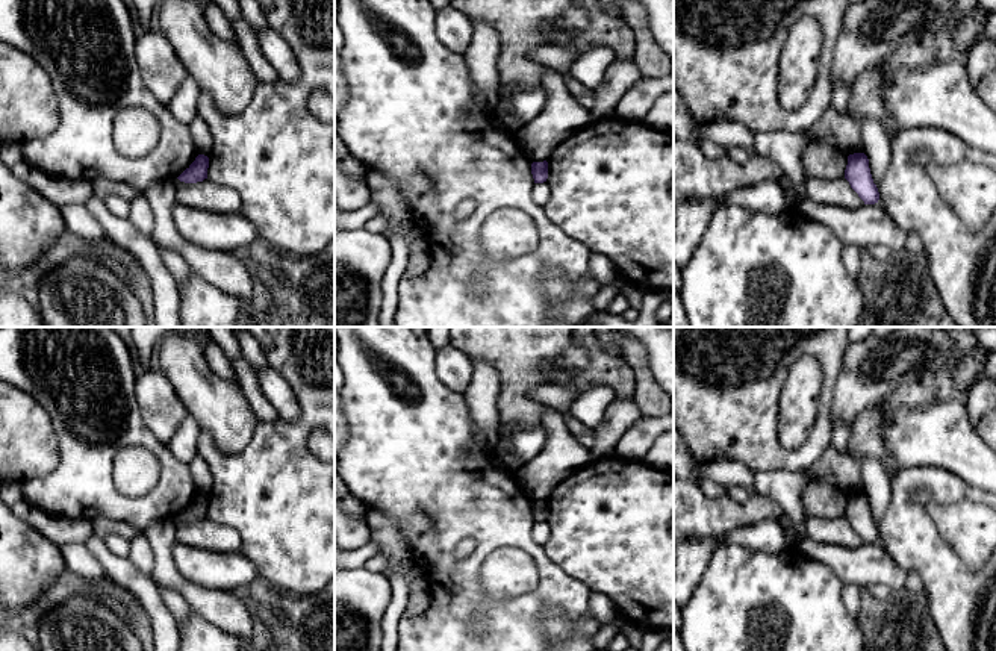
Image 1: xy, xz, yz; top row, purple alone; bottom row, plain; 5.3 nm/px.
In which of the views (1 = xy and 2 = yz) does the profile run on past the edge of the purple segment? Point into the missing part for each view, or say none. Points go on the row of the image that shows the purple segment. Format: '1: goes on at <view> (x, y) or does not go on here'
1: does not go on here
2: does not go on here

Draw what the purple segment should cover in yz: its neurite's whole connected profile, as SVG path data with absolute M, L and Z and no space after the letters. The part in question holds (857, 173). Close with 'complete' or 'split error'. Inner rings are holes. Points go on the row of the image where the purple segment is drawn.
M854 153L848 156L845 179L851 188L858 194L864 204L875 204L879 200L879 192L873 183L869 159L864 153Z; complete

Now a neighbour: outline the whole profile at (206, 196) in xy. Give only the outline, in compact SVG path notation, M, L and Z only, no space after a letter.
M209 177L197 183L173 180L179 204L215 213L241 213L242 201L236 191L212 182Z

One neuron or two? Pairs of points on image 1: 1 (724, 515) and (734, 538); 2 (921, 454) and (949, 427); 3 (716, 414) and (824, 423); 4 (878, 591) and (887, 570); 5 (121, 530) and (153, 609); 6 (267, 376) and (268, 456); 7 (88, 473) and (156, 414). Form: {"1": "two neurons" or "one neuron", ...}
{"1": "two neurons", "2": "one neuron", "3": "one neuron", "4": "two neurons", "5": "two neurons", "6": "two neurons", "7": "two neurons"}

